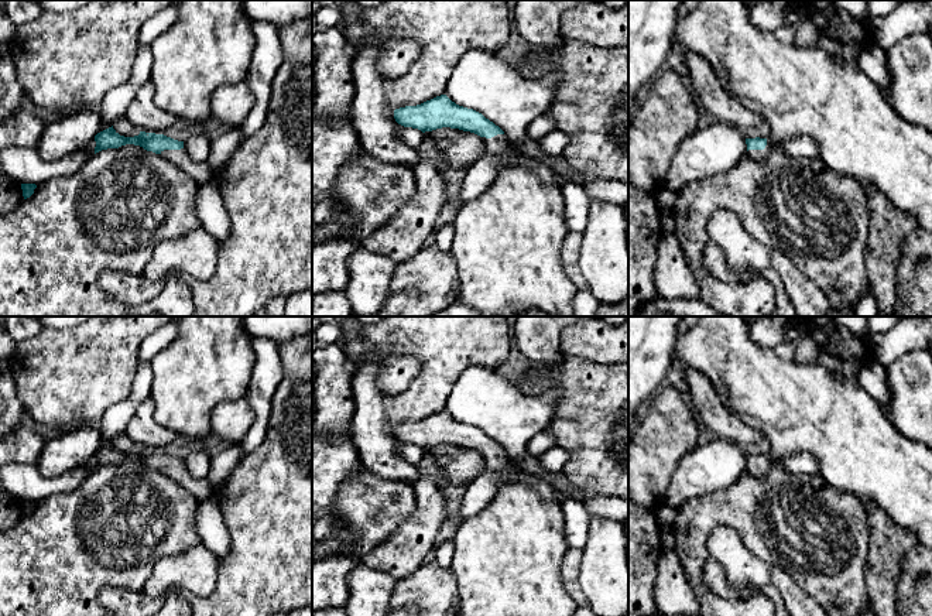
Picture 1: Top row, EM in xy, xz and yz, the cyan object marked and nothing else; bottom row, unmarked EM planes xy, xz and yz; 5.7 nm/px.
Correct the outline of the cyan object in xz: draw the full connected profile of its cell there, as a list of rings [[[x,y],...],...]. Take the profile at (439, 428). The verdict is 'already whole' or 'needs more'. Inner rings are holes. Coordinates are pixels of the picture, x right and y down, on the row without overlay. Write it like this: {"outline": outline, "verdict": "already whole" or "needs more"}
{"outline": [[[446,411],[436,413],[417,422],[394,427],[394,435],[404,444],[422,449],[442,444],[459,445],[480,452],[486,470],[501,473],[511,466],[504,448],[482,430],[456,421]]], "verdict": "needs more"}

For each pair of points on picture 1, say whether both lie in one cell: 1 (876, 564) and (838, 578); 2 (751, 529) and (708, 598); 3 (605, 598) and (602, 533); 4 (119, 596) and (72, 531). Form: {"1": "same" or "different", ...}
{"1": "different", "2": "same", "3": "same", "4": "different"}

